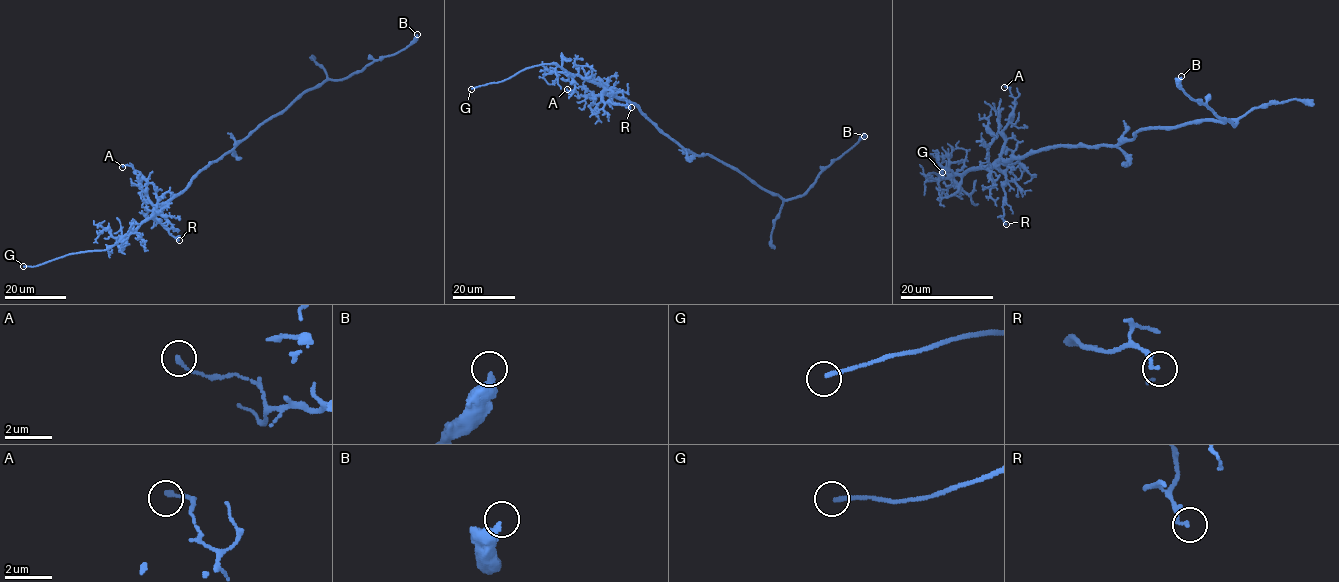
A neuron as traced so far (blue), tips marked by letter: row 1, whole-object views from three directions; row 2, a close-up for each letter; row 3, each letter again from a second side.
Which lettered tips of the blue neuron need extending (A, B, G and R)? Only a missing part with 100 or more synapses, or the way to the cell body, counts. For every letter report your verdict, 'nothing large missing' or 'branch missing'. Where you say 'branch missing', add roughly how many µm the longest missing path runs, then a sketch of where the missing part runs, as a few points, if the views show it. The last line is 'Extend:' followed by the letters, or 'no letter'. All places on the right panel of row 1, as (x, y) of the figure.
A: nothing large missing
B: nothing large missing
G: branch missing; about 8 µm are missing
R: nothing large missing
Extend: G

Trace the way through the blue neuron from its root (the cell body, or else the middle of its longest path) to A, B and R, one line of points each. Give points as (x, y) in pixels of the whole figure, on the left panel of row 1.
A: (222, 155), (201, 169), (185, 189), (156, 205), (147, 195), (146, 179), (131, 166), (122, 167)
B: (222, 155), (282, 113), (303, 93), (327, 80), (347, 78), (398, 52), (417, 34)
R: (222, 155), (201, 169), (185, 189), (155, 208), (155, 218), (179, 240)

